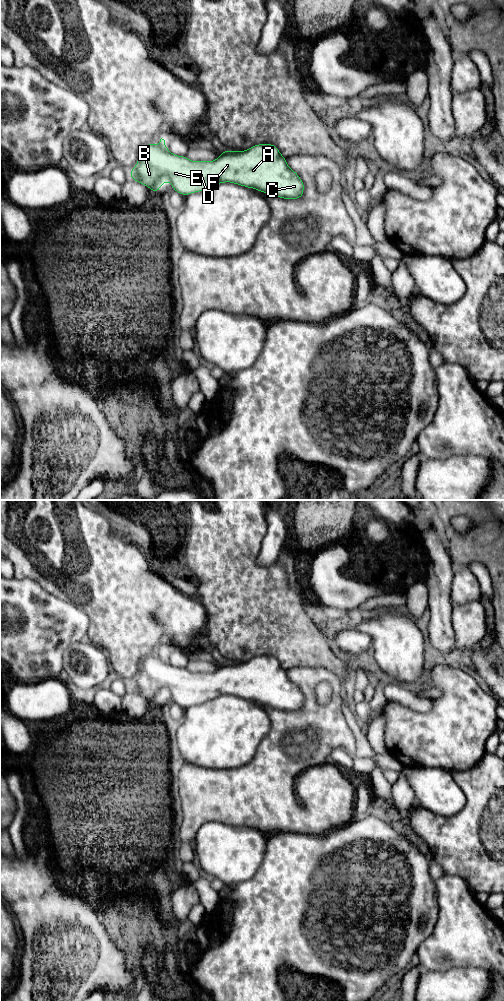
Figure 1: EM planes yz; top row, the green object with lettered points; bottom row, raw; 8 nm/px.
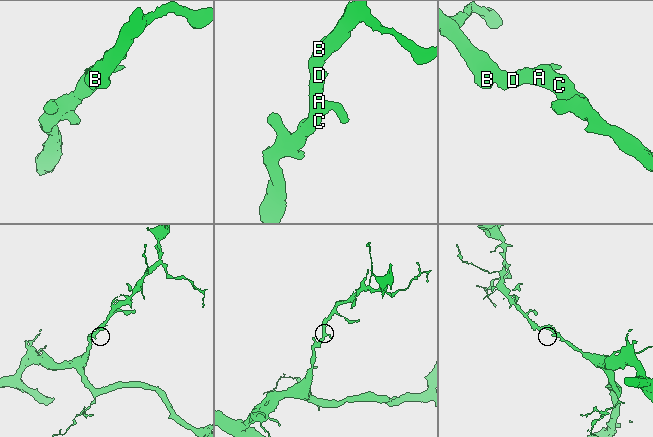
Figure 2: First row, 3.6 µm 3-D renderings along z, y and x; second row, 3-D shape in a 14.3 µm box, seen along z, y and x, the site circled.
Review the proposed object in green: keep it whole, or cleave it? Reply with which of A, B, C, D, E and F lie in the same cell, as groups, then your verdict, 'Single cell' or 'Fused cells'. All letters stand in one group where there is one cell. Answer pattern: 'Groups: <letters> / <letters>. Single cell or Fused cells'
Groups: A B C D E F. Single cell

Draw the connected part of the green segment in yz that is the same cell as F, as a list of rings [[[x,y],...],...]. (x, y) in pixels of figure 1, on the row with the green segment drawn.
[[[161,138],[158,145],[149,143],[140,150],[138,162],[130,171],[130,177],[150,188],[154,194],[165,181],[172,184],[174,191],[184,196],[224,182],[253,188],[283,199],[299,199],[304,191],[303,181],[288,167],[287,159],[273,144],[257,144],[245,151],[225,150],[214,161],[191,161],[186,156],[172,154]]]

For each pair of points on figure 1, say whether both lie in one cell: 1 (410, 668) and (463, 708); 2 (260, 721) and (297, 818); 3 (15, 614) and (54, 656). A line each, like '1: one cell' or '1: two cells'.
1: two cells
2: two cells
3: one cell

